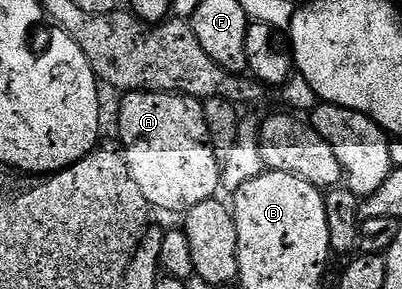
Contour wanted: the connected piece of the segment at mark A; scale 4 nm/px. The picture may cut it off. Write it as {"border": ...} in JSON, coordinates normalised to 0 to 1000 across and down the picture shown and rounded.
{"border":[[[308,322],[301,343],[301,519],[368,716],[455,747],[490,706],[527,696],[550,657],[550,561],[515,464],[507,356],[443,322]]]}

